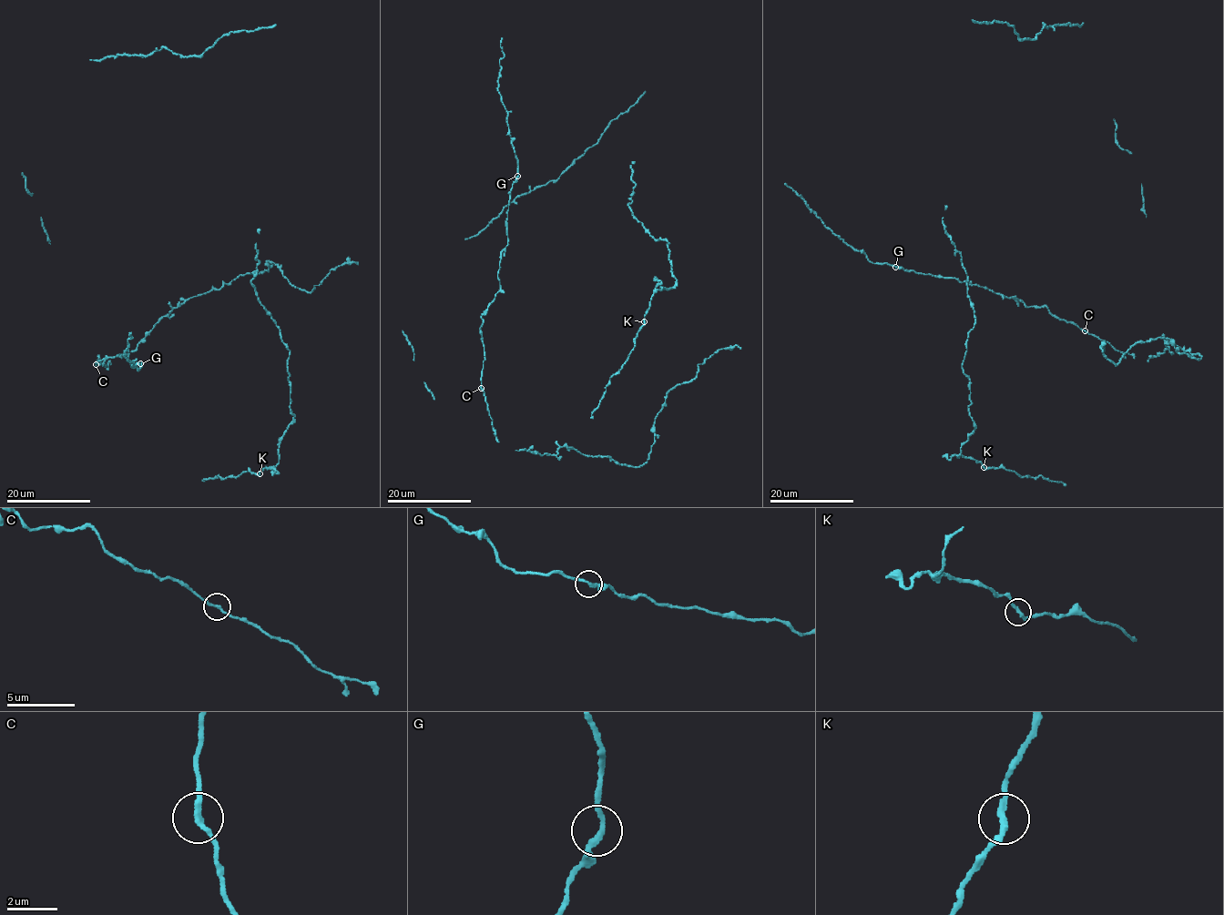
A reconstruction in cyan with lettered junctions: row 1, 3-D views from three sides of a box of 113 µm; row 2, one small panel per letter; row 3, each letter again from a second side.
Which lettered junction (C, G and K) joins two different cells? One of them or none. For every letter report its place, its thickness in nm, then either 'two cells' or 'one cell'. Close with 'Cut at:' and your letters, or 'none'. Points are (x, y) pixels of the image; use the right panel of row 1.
C: (1085, 330) | 200 nm | one cell
G: (895, 267) | 220 nm | one cell
K: (984, 467) | 240 nm | one cell
Cut at: none

